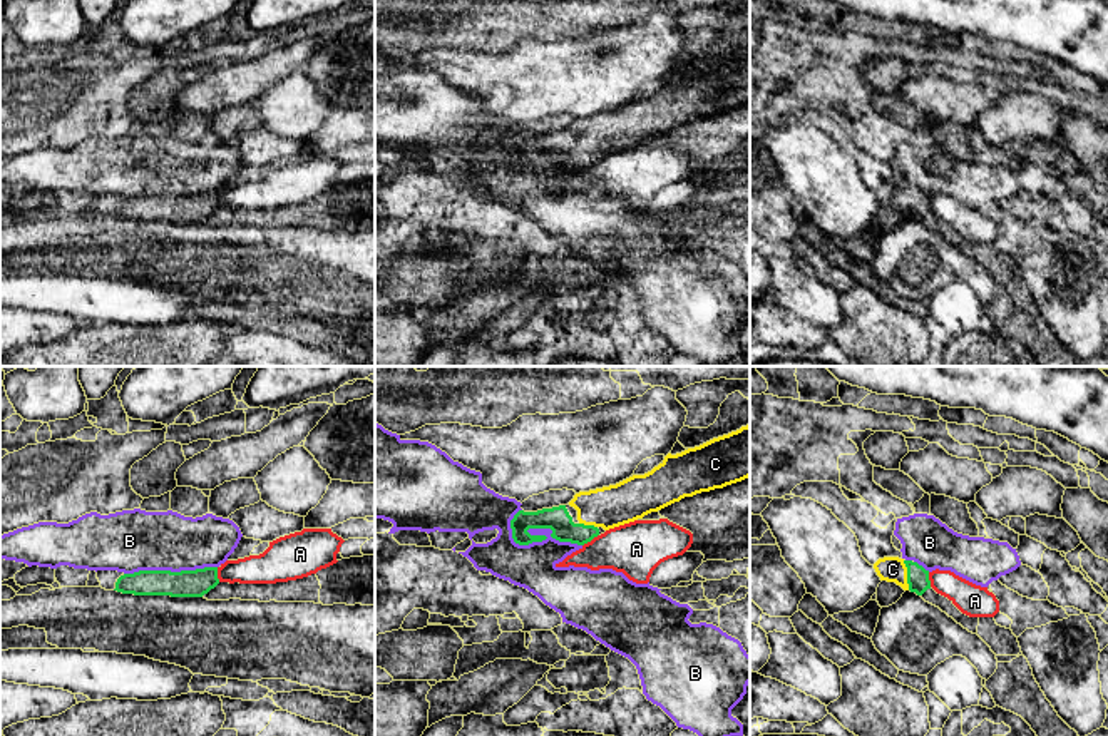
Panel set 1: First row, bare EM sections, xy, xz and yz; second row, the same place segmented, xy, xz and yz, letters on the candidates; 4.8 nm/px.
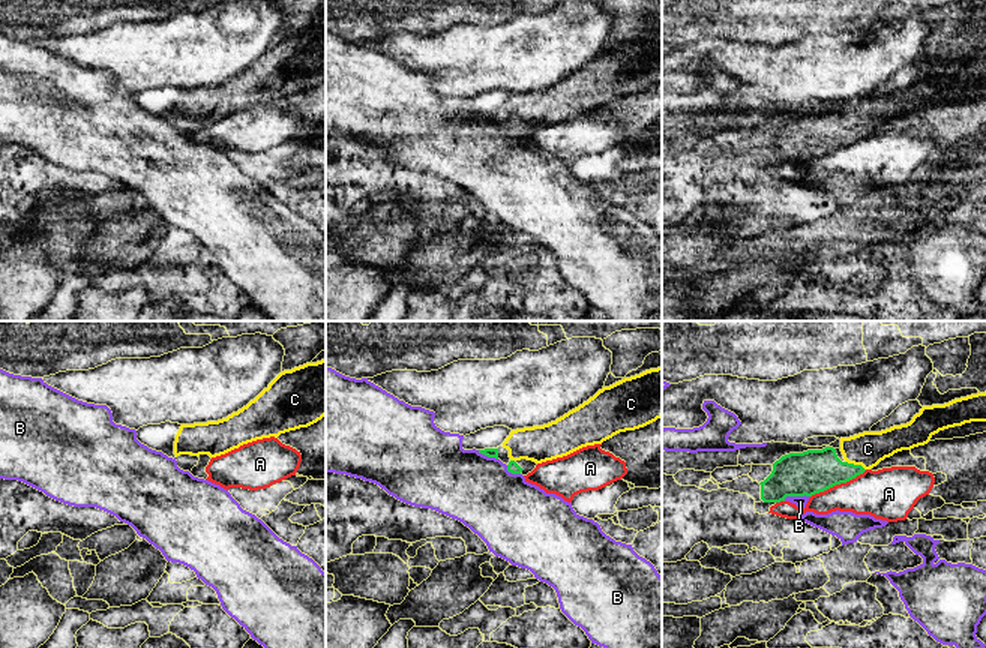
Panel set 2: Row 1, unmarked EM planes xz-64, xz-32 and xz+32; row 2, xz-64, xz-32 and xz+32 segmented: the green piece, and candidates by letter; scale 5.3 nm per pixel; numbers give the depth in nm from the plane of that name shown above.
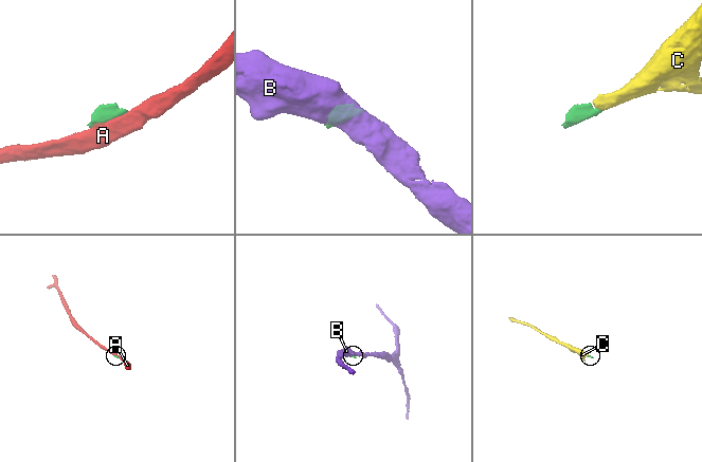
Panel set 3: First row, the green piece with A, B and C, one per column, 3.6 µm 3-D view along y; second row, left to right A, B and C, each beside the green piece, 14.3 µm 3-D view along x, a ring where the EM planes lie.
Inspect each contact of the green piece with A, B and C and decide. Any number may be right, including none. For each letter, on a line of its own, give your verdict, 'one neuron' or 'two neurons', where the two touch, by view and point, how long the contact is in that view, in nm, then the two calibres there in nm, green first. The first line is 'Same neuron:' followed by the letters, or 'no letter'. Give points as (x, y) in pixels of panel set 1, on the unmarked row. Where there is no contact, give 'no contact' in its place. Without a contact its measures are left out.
Same neuron: C
A: two neurons; meets green in xz at (589, 166); contact 100 nm long; 120 nm thick on the green side, 260 nm on the other
B: two neurons; meets green in xz at (538, 166); contact 380 nm long; 120 nm thick on the green side, 220 nm on the other
C: one neuron; meets green in yz at (907, 201); contact 150 nm long; 110 nm thick on the green side, 130 nm on the other

